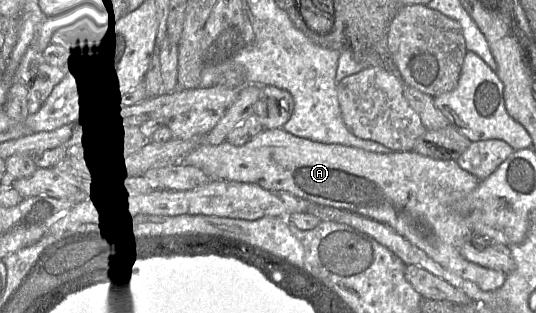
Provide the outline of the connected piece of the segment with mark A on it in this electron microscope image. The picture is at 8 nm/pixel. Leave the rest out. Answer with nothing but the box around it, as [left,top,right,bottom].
[179,128,507,292]

